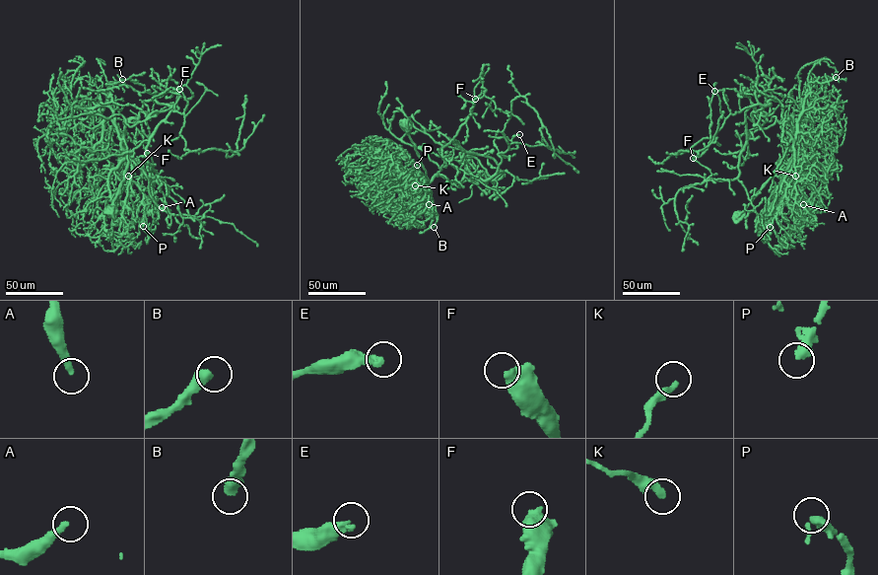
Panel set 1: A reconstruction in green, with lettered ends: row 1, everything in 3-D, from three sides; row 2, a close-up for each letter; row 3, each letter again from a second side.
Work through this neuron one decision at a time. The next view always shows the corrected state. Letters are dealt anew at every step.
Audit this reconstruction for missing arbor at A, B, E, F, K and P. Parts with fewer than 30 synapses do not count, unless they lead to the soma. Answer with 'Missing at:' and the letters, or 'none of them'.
Missing at: A, B, P

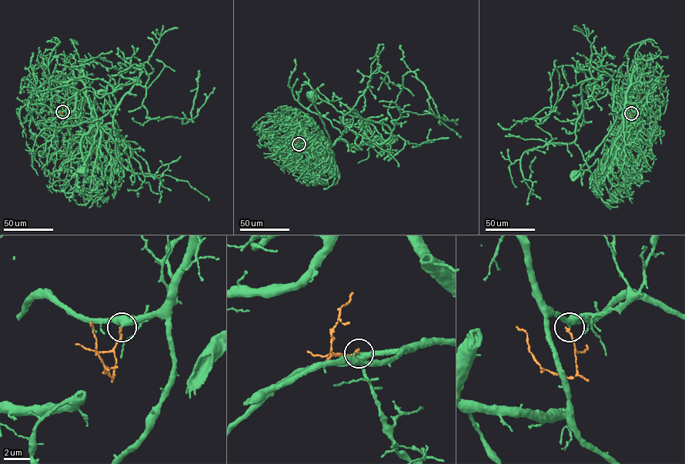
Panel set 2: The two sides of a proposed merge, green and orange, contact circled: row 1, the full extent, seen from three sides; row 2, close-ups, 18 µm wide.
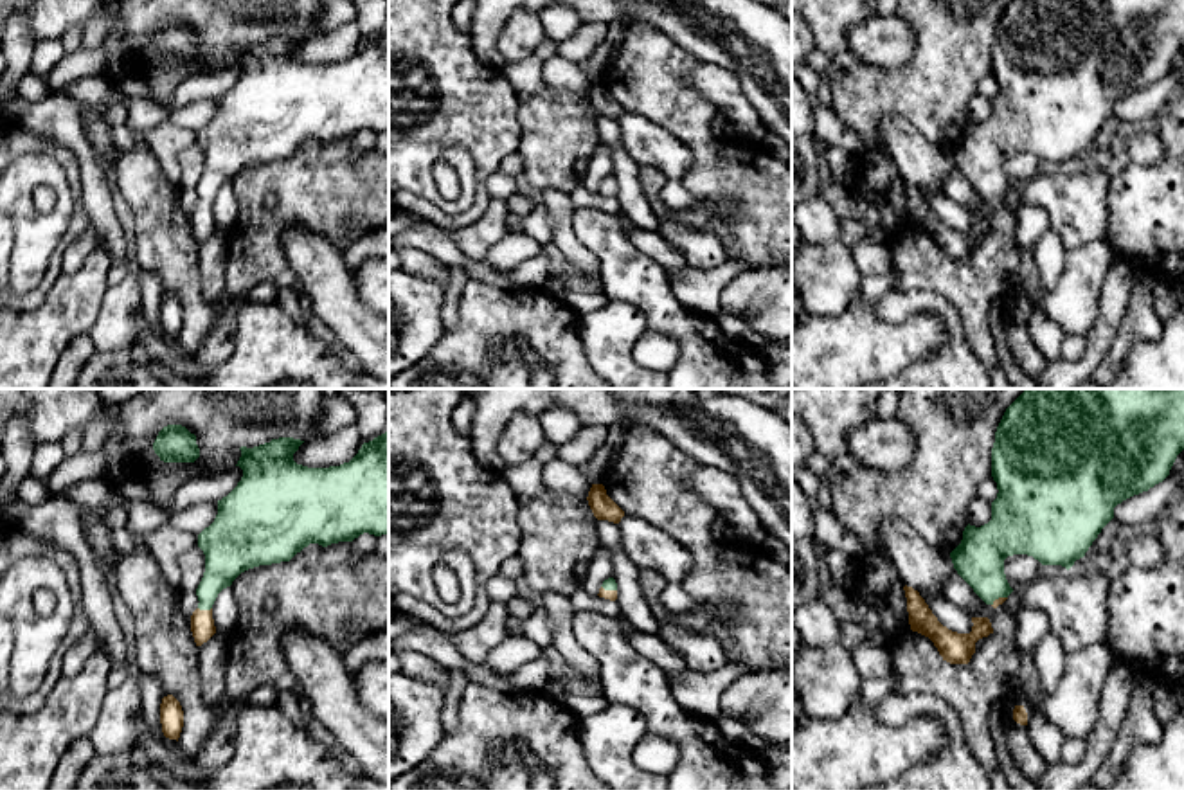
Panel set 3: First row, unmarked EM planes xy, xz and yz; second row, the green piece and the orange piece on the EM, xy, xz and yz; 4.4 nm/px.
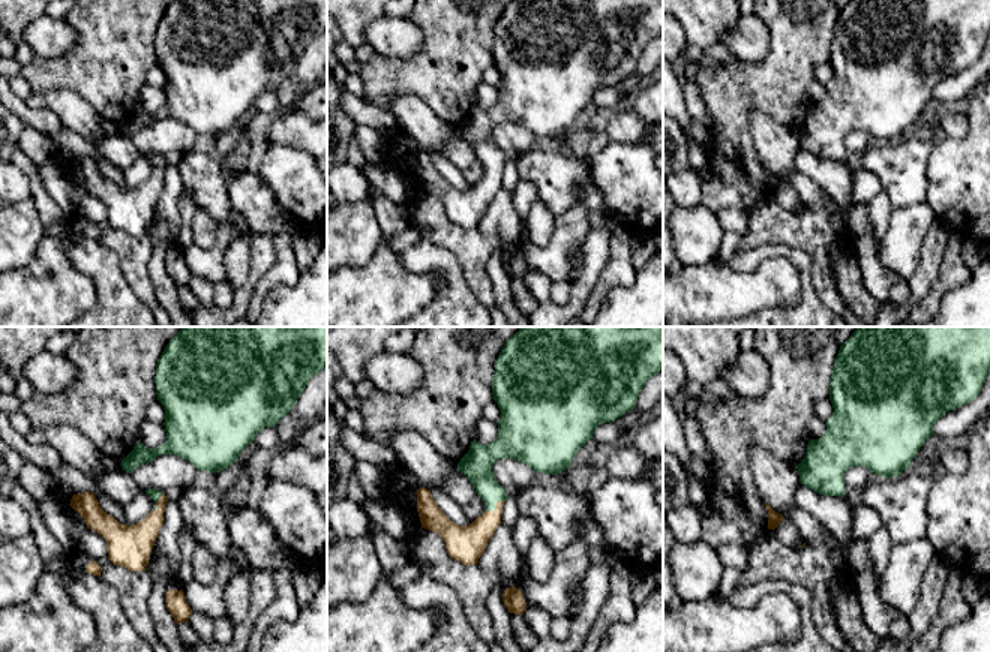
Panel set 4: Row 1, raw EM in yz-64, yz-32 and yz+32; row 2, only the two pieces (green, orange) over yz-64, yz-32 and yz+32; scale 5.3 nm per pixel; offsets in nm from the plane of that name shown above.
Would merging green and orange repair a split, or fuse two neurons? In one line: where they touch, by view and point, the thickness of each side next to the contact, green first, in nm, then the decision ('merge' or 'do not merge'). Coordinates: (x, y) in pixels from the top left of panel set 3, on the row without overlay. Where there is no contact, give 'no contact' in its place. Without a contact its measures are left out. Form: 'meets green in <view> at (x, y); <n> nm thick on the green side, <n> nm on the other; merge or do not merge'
meets green in xy at (206, 206); 190 nm thick on the green side, 110 nm on the other; merge

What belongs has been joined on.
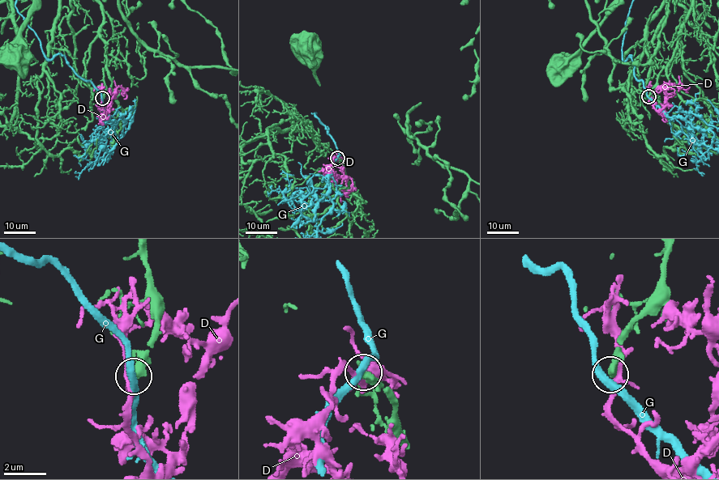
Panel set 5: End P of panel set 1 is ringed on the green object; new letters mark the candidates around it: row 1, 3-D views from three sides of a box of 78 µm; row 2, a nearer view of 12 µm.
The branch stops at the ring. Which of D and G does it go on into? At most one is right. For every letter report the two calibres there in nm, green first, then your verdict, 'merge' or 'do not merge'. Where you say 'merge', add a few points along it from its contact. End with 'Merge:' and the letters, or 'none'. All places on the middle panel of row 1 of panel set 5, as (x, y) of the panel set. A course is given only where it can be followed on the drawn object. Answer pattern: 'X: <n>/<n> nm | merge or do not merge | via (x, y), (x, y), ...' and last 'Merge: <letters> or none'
D: 440/280 nm | do not merge
G: 340/360 nm | do not merge
Merge: none

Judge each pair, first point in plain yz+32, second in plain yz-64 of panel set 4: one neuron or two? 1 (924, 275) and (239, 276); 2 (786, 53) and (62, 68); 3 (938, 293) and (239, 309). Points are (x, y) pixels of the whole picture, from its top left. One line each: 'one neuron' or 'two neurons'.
1: two neurons
2: one neuron
3: two neurons

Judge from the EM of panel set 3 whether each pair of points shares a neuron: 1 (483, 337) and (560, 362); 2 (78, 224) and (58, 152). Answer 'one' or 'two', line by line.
1: one
2: one

